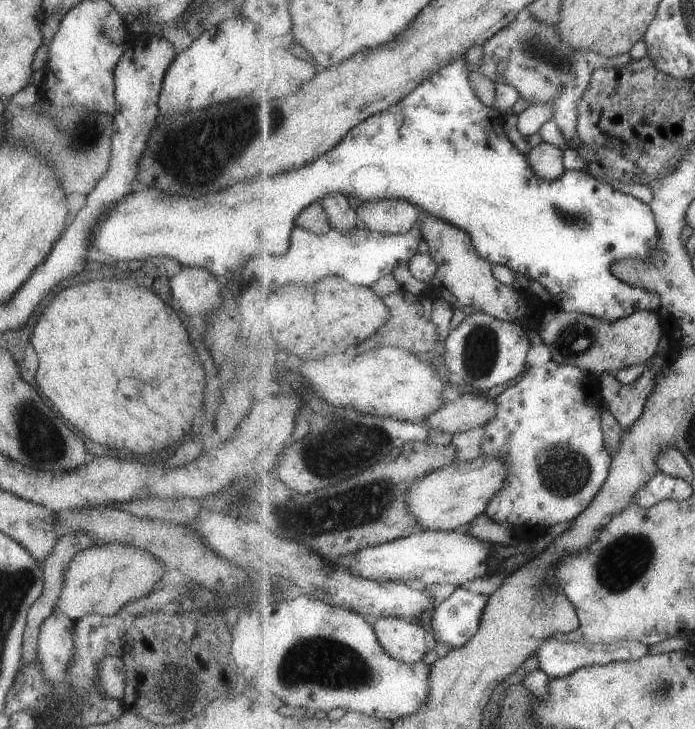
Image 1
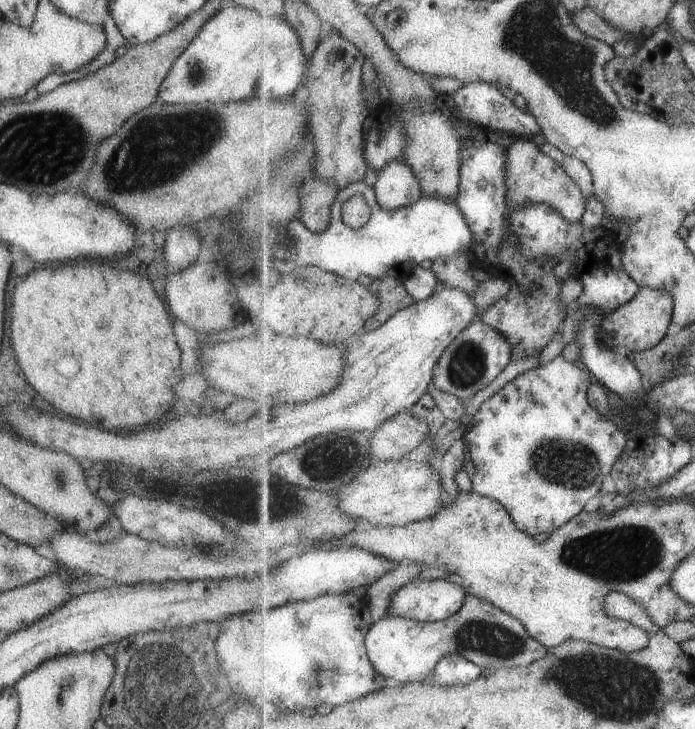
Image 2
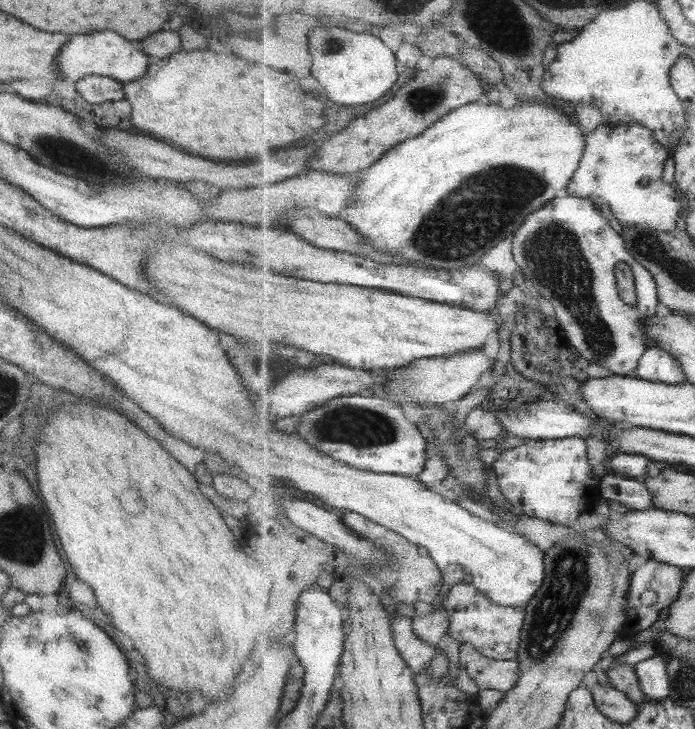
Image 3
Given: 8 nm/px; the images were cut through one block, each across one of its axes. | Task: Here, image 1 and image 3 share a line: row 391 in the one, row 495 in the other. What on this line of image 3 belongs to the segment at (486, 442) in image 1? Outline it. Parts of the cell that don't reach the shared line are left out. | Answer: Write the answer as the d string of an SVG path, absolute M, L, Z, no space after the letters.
M584 438L526 439L525 444L504 451L492 467L499 491L517 513L547 520L553 526L578 527L581 516L602 499L600 495L601 477L593 472Z

